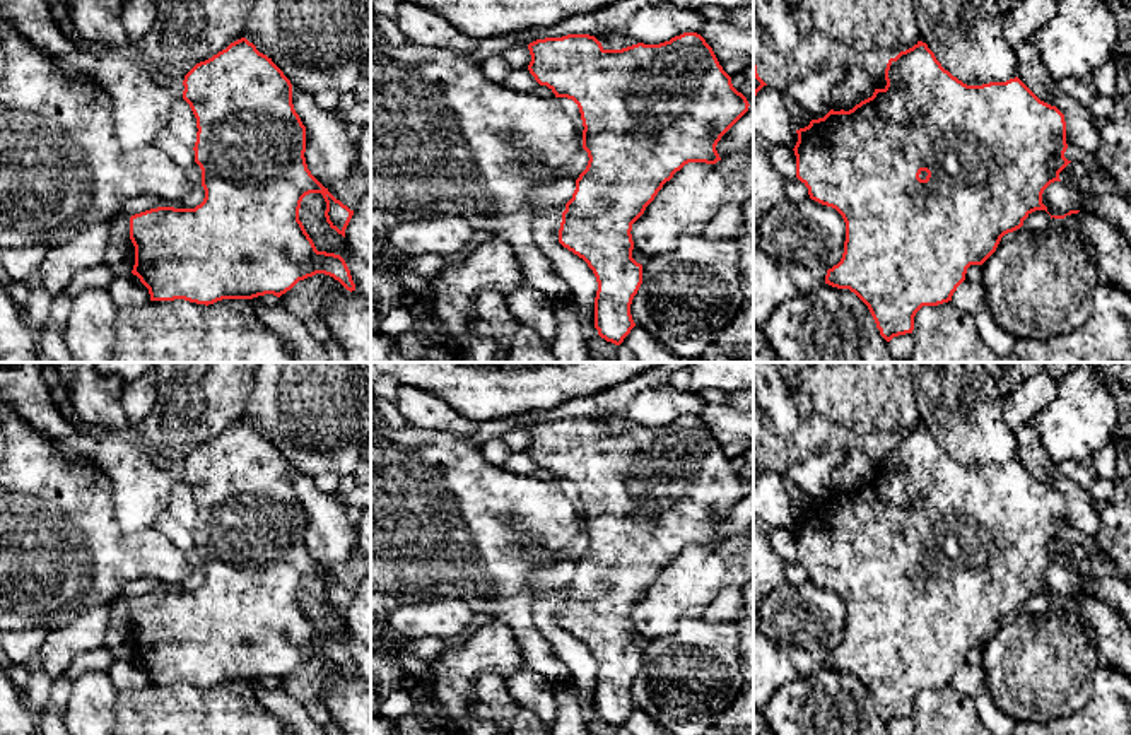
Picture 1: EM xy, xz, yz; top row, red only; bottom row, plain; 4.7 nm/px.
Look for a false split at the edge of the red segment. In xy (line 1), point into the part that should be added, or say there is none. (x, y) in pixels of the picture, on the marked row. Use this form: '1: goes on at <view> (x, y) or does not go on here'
1: does not go on here

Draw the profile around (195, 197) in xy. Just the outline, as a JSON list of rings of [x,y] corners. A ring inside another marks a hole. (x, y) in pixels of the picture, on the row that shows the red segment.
[[[196,185],[191,188],[191,191],[179,202],[164,202],[159,197],[152,197],[152,195],[140,195],[140,197],[133,197],[130,200],[126,200],[118,214],[126,214],[128,217],[150,210],[150,209],[157,209],[157,207],[174,207],[179,205],[183,209],[195,209],[196,205],[200,205],[205,198],[205,190],[203,186]]]

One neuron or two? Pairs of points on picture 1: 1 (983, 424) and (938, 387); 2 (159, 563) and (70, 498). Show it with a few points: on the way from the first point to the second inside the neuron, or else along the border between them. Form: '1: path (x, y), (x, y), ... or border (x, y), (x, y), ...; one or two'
1: path (971, 414), (959, 411), (950, 399); one
2: path (135, 554), (125, 554), (89, 515); one

